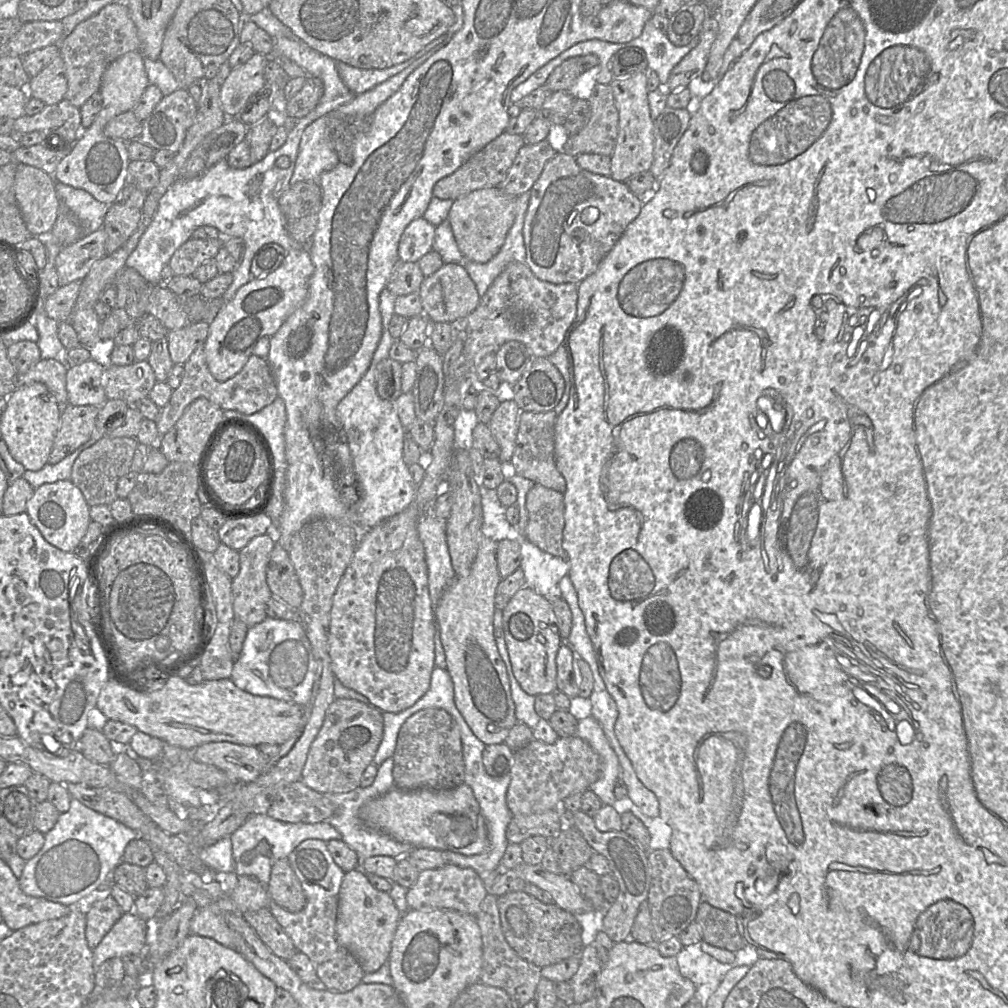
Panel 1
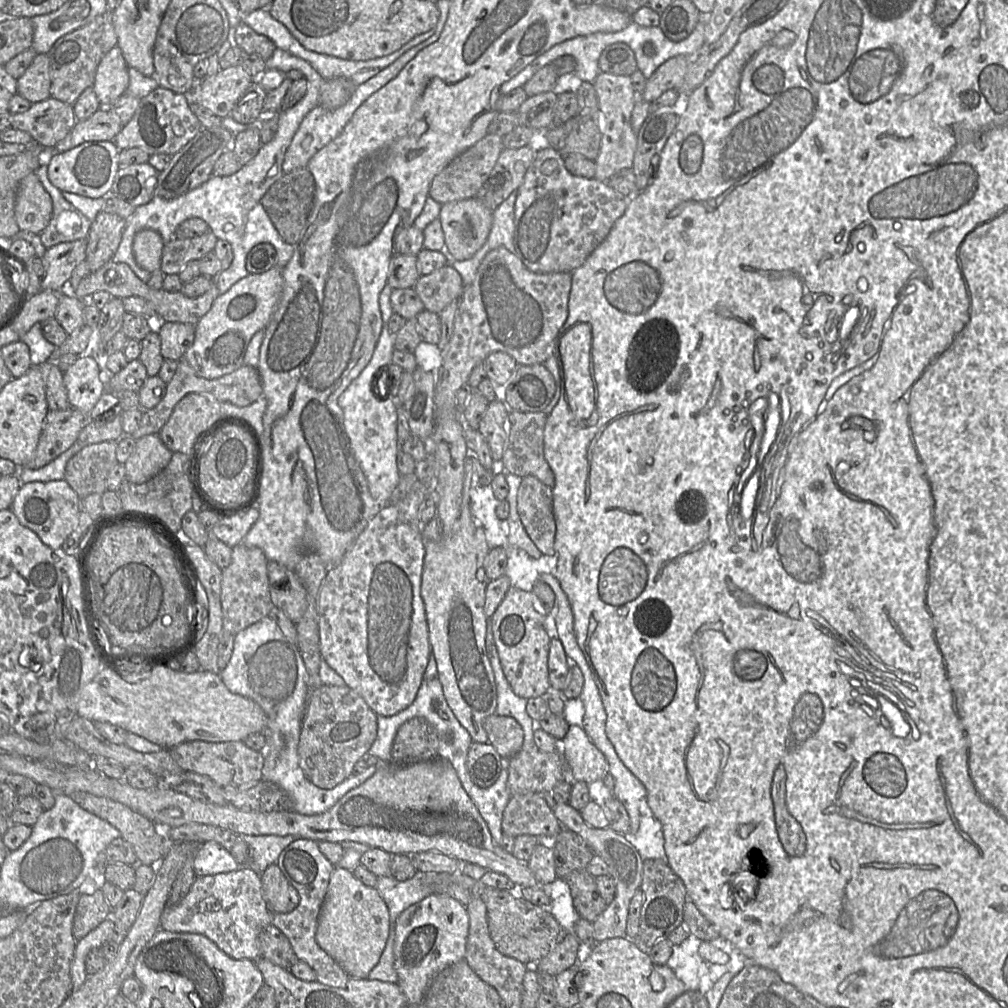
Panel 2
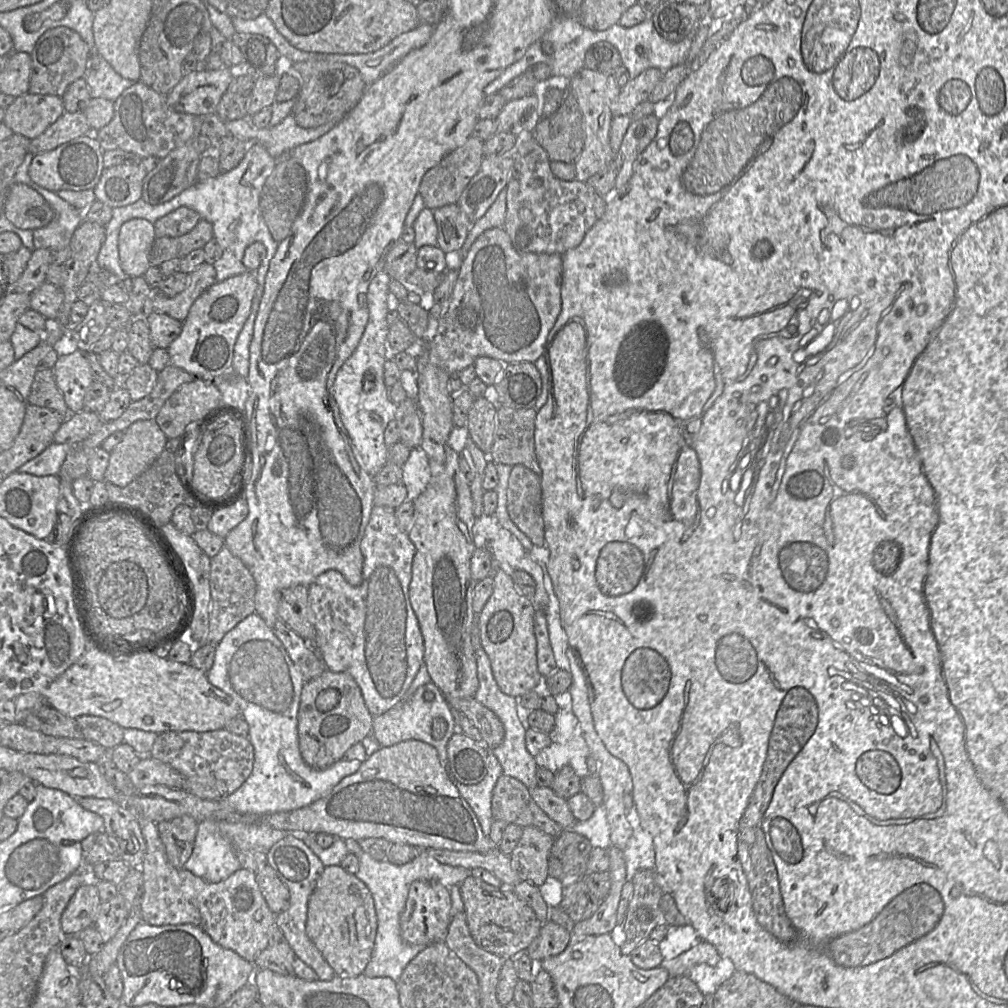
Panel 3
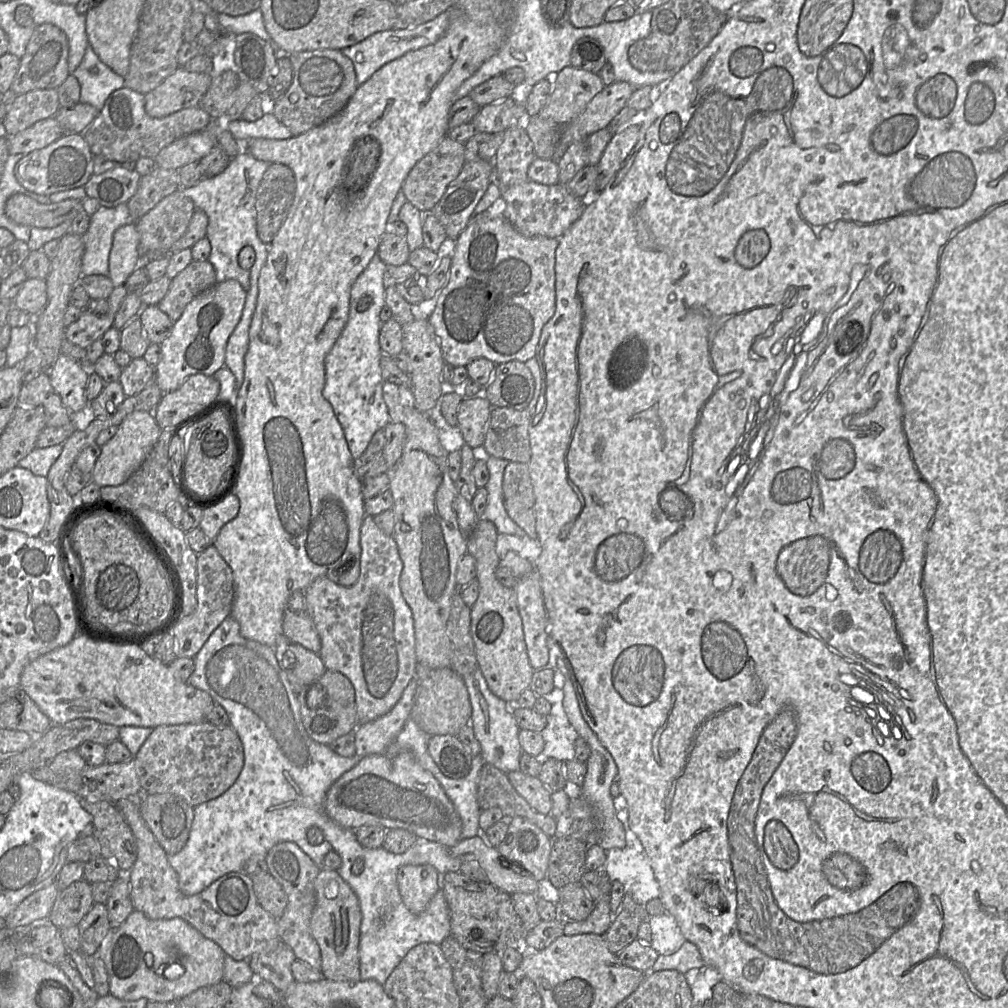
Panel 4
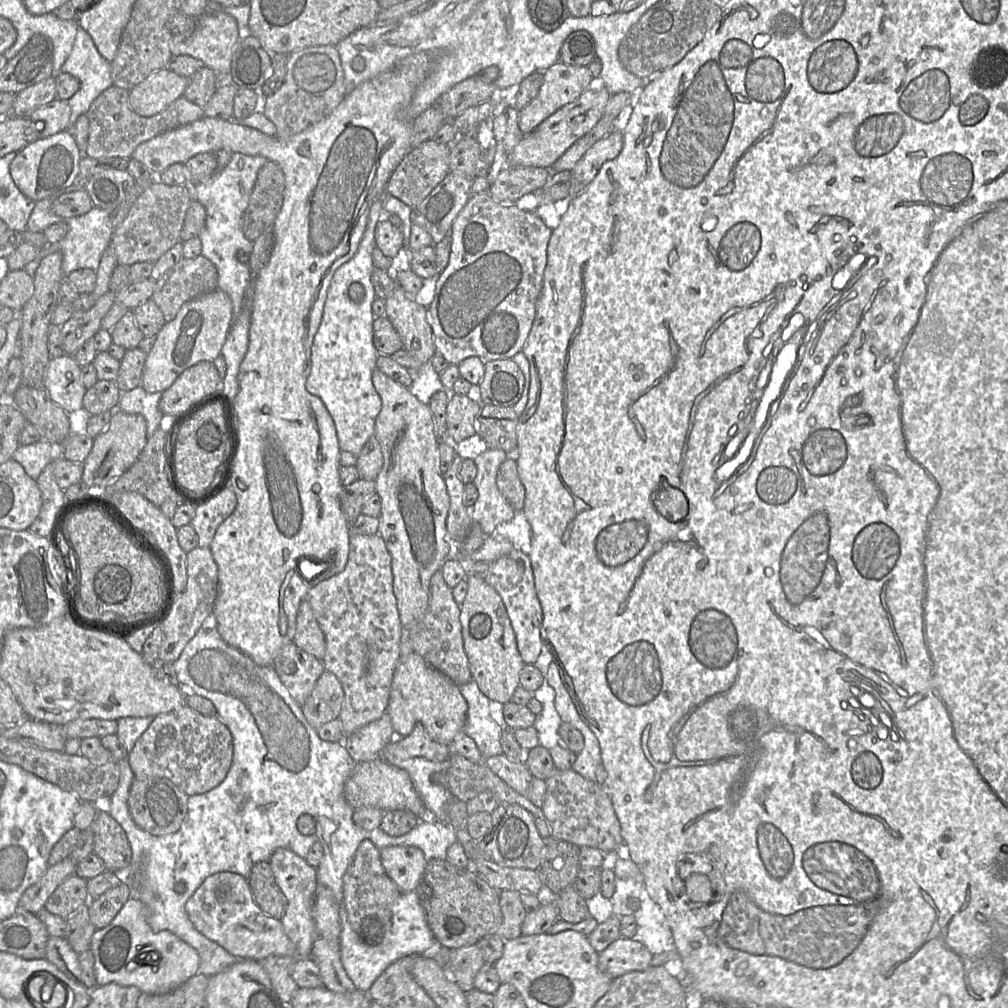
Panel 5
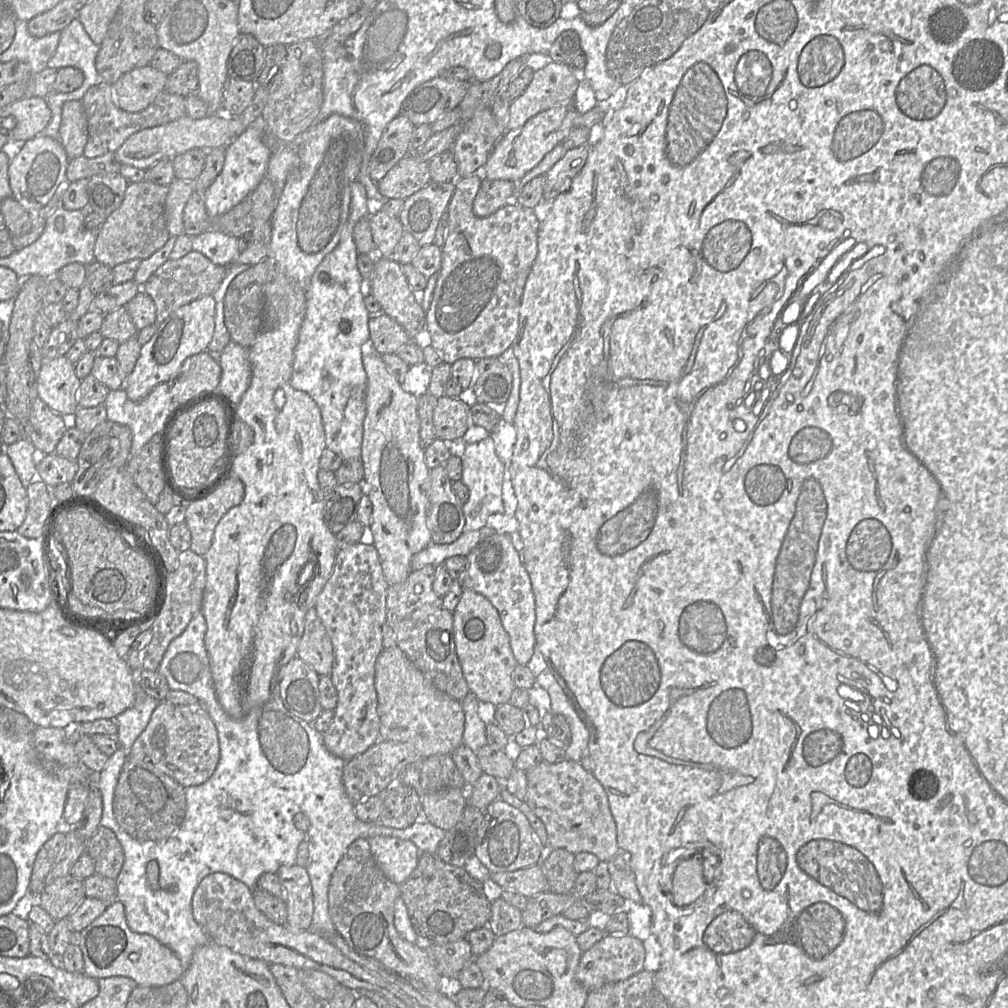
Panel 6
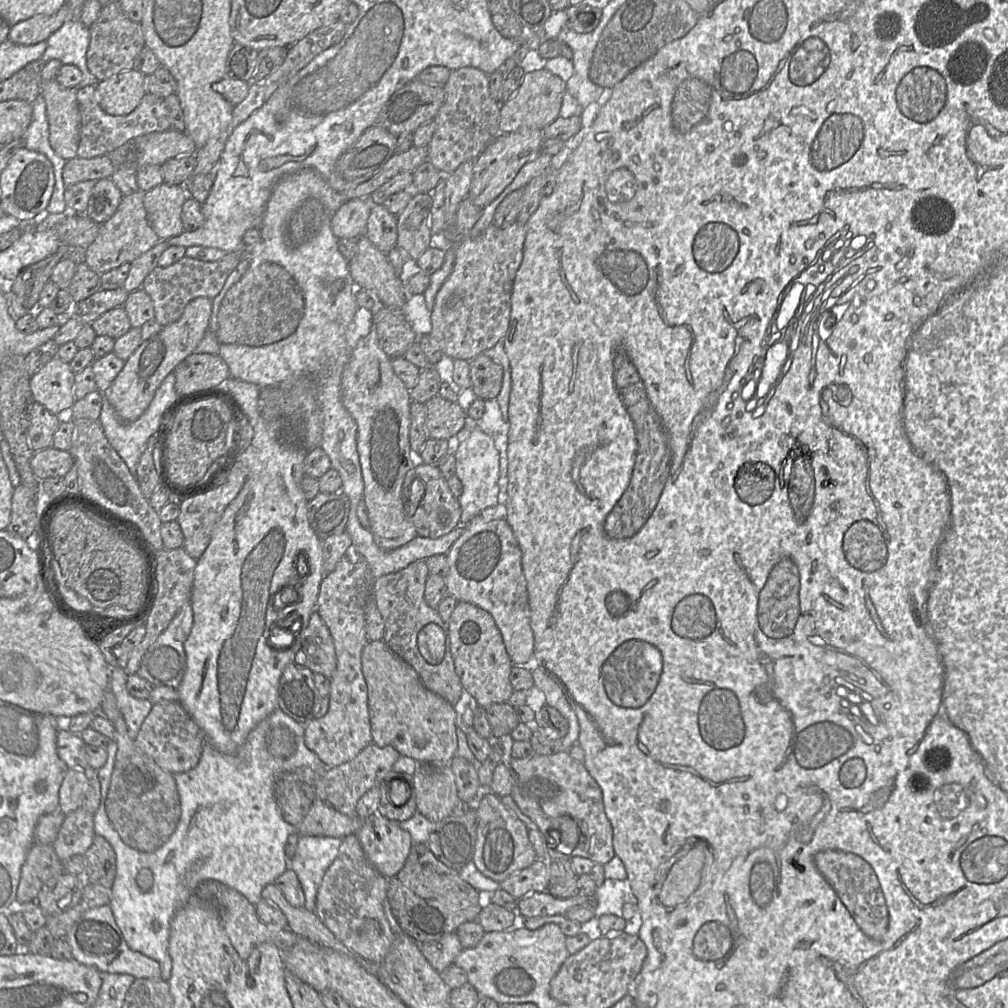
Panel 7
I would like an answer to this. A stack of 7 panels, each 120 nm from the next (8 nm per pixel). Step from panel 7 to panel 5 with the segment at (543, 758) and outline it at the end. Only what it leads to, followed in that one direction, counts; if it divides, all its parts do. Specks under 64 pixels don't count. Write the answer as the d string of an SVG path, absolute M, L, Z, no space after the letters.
M573 769L555 770L544 782L546 793L541 809L551 829L552 840L596 848L604 854L616 851L622 845L620 822L604 786L584 778Z

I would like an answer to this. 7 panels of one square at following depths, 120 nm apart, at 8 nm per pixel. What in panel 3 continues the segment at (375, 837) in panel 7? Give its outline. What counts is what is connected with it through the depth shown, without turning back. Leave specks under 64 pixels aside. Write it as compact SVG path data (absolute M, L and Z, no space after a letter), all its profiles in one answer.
M416 880L409 887L405 908L400 917L401 936L411 945L427 946L443 941L452 920L452 899L449 888L439 882Z

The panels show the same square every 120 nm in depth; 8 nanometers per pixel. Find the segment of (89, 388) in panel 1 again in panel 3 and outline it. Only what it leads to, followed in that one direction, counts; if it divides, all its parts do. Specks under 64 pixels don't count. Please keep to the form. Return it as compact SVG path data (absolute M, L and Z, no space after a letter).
M82 351L60 355L53 373L71 414L84 411L84 397L95 382L88 360Z

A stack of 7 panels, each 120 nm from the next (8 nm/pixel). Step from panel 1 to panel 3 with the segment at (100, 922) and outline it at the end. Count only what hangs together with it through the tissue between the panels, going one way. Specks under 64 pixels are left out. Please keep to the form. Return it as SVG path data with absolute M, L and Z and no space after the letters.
M83 884L78 887L61 916L61 927L66 935L77 935L93 926L101 905L97 887Z

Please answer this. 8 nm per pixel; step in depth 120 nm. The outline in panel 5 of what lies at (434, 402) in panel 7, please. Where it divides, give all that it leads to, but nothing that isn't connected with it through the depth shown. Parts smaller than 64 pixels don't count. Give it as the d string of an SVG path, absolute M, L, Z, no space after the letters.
M451 395L446 408L446 436L455 442L461 442L477 433L477 417L482 403L466 395Z

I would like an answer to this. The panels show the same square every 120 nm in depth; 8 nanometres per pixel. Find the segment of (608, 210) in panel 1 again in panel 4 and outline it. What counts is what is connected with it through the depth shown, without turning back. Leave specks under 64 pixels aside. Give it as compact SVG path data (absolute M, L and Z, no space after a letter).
M512 127L502 134L502 138L495 154L494 165L498 173L501 196L506 204L503 216L525 236L558 239L582 215L585 202L570 193L565 184L545 185L528 178L528 168L537 156L526 130Z

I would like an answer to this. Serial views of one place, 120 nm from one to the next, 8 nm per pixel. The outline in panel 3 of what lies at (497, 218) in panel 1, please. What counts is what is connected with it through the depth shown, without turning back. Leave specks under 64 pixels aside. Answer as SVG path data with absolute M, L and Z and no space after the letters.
M457 203L438 207L433 215L438 229L438 247L445 253L461 249L475 222L468 219Z

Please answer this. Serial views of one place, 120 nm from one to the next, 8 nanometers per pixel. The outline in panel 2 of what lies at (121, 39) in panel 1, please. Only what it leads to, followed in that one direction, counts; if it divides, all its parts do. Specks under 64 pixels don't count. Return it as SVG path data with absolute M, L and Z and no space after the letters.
M109 10L59 38L47 53L50 60L50 96L72 106L86 88L93 86L100 61L117 46L117 42L113 11Z

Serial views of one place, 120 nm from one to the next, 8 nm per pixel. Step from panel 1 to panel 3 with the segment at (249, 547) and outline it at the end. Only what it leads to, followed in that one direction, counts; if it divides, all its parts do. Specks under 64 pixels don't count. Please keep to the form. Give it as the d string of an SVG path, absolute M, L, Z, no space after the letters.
M227 547L211 558L210 568L211 600L209 607L209 628L205 644L218 644L238 623L255 612L256 582L246 565L234 556Z

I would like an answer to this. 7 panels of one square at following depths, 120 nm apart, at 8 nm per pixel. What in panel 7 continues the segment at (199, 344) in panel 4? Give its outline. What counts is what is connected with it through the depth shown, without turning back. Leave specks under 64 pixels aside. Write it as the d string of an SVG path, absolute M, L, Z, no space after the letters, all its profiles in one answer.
M195 298L185 307L181 317L143 341L125 361L112 384L102 392L122 422L133 422L148 408L163 379L187 356L194 353L209 328L212 300Z

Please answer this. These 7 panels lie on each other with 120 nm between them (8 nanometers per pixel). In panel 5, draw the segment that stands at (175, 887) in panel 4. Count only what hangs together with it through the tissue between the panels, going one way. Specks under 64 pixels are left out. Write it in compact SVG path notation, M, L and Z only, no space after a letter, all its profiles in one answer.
M219 872L206 878L186 902L185 911L198 932L239 959L259 962L272 956L300 958L296 946L284 932L281 921L260 909L248 879L240 874Z

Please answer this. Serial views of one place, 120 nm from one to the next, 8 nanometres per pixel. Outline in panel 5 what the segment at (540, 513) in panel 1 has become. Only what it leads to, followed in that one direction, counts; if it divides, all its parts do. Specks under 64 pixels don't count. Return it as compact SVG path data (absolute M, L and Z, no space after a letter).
M506 459L497 473L497 487L514 511L523 511L525 488L519 478L515 459Z

